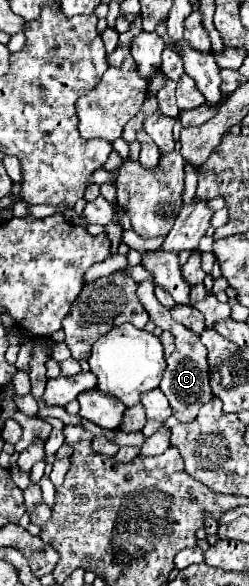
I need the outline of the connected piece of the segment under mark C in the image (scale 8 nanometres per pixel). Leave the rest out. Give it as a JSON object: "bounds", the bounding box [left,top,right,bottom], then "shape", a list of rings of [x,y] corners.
{"bounds":[137,281,213,423],"shape":[[[143,281],[139,283],[139,289],[137,289],[137,297],[139,301],[143,303],[145,311],[149,313],[151,321],[155,321],[155,325],[159,325],[161,329],[167,329],[171,331],[171,335],[175,337],[175,351],[167,357],[167,369],[163,373],[163,379],[161,379],[161,385],[159,389],[165,393],[165,397],[169,399],[171,403],[171,409],[173,409],[173,415],[181,421],[181,423],[189,423],[197,417],[199,409],[209,403],[213,399],[213,391],[211,391],[211,385],[209,385],[209,361],[205,357],[205,347],[201,345],[199,341],[199,335],[193,333],[191,329],[185,329],[181,323],[173,321],[171,313],[167,307],[163,307],[155,295],[153,295],[153,287],[155,283],[151,281]]]}

